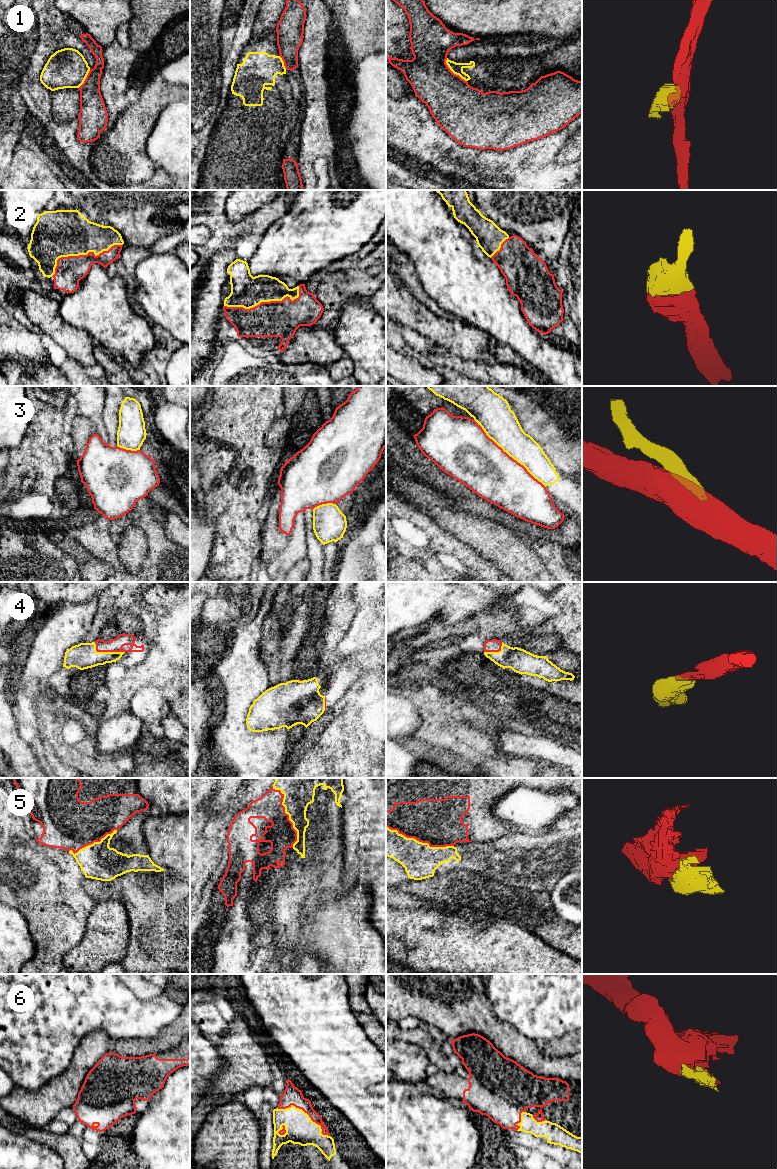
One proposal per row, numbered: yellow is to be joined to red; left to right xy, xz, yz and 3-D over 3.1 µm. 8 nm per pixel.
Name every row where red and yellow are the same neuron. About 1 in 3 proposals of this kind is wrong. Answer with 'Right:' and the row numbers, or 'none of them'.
Right: 2, 4

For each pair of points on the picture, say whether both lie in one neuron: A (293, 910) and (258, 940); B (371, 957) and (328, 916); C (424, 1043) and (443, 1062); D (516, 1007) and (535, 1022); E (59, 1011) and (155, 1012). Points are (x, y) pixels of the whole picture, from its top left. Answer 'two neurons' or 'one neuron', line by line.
A: two neurons
B: one neuron
C: one neuron
D: one neuron
E: one neuron

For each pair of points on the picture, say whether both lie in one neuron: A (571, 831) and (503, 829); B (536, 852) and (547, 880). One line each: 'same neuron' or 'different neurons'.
A: different neurons
B: same neuron

